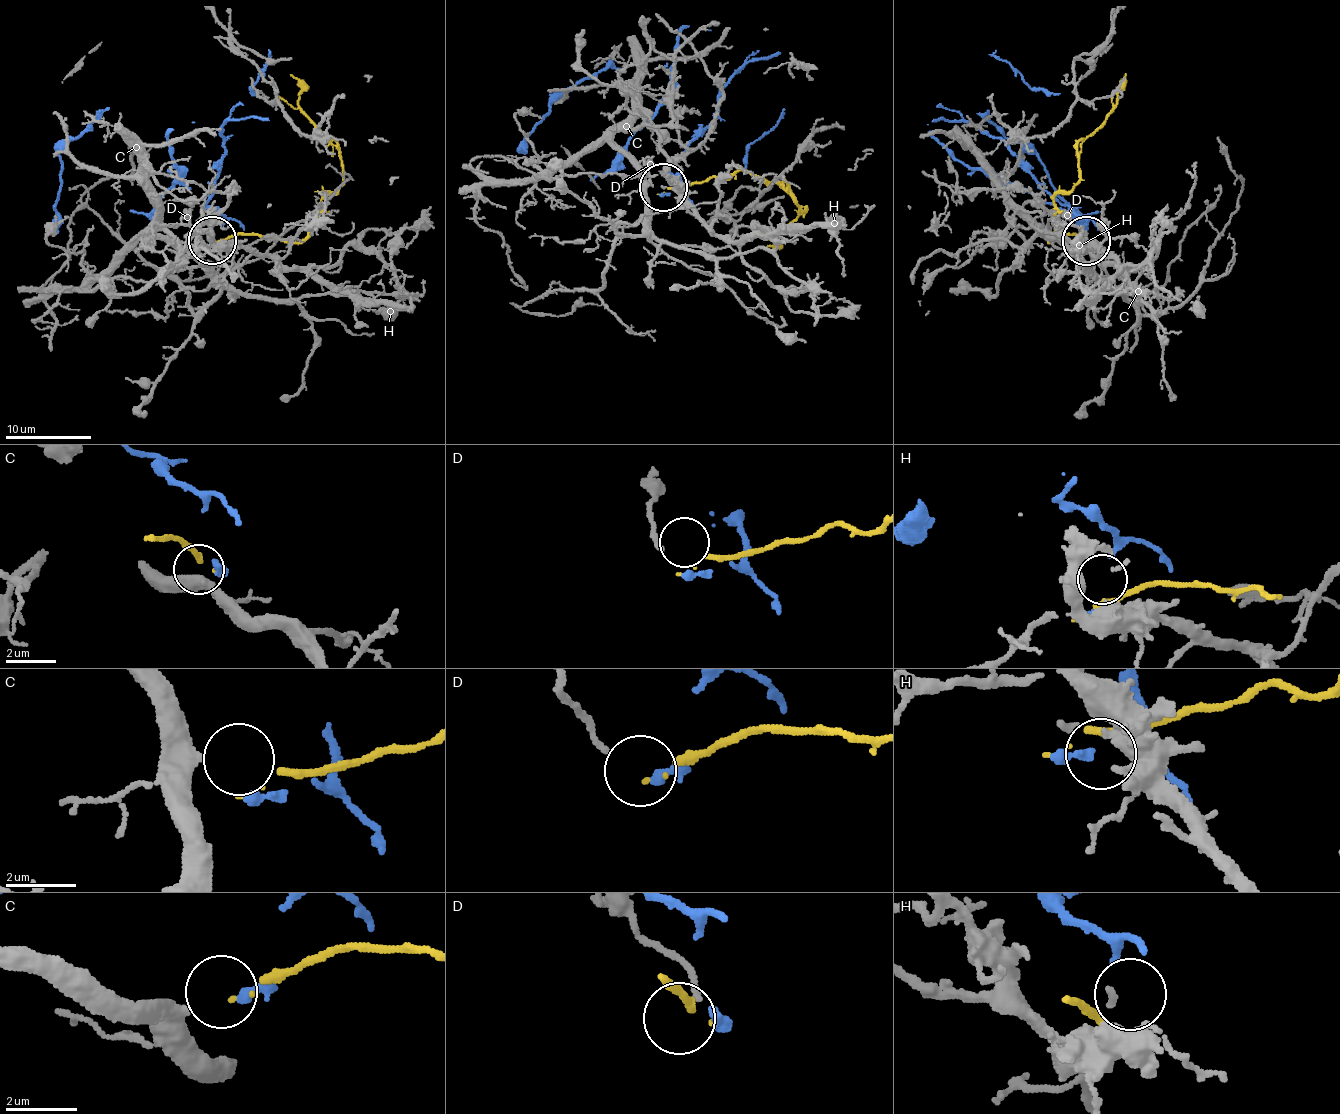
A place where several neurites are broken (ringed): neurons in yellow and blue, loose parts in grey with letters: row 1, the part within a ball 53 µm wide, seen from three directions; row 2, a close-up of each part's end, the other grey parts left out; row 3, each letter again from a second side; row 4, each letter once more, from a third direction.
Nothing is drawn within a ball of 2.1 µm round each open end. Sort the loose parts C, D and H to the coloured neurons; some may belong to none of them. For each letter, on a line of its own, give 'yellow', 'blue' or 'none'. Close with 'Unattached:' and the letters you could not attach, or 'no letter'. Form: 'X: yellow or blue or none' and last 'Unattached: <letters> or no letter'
C: yellow
D: none
H: none
Unattached: D, H

